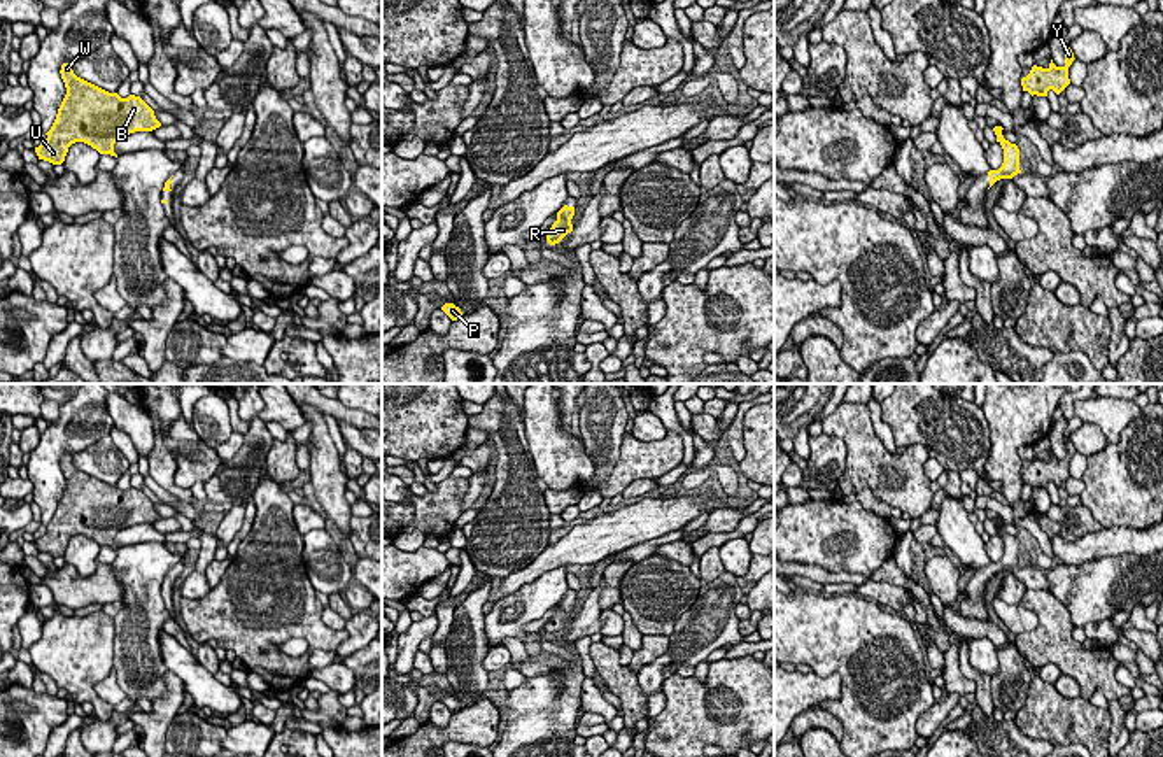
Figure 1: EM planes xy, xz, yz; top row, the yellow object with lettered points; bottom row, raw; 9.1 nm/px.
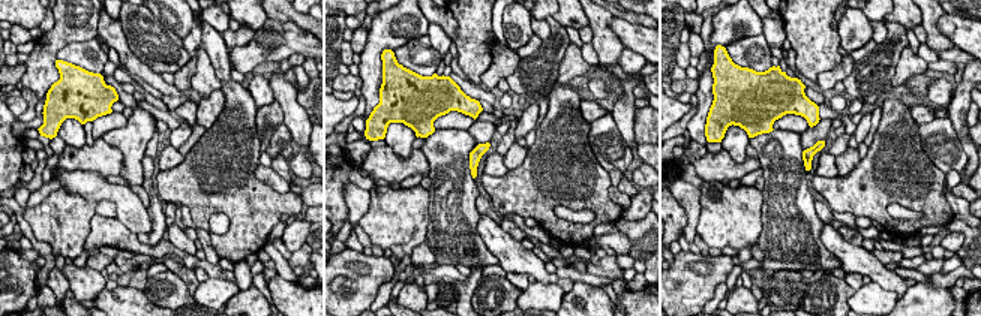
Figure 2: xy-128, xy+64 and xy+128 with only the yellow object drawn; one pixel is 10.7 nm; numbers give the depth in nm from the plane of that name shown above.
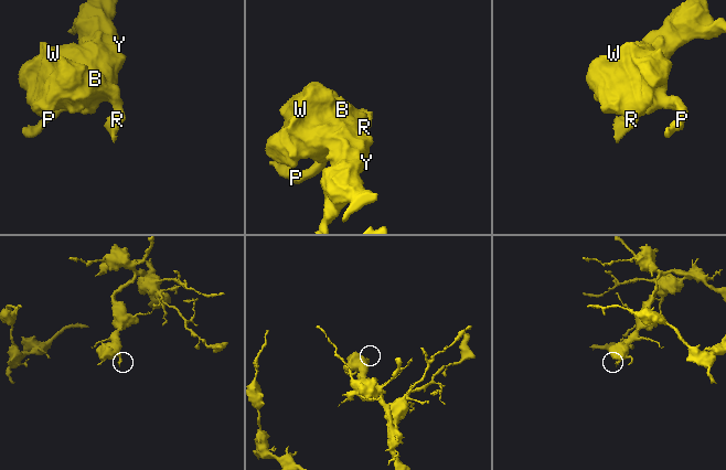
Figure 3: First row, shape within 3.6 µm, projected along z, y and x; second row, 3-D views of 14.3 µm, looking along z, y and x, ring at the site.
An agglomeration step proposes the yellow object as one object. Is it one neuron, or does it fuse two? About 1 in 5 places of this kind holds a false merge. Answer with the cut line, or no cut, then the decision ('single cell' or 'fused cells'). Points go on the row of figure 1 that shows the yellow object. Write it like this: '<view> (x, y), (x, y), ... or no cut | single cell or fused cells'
no cut | single cell

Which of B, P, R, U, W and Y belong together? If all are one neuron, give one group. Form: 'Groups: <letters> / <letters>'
Groups: B P R U W Y

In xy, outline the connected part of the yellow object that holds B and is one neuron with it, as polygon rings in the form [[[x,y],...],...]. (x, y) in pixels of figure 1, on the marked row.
[[[63,63],[60,74],[67,95],[46,133],[46,142],[35,147],[39,159],[61,165],[68,147],[75,142],[117,158],[114,144],[121,137],[161,126],[154,110],[140,96],[121,98],[117,93],[109,93],[77,77],[72,63]]]

